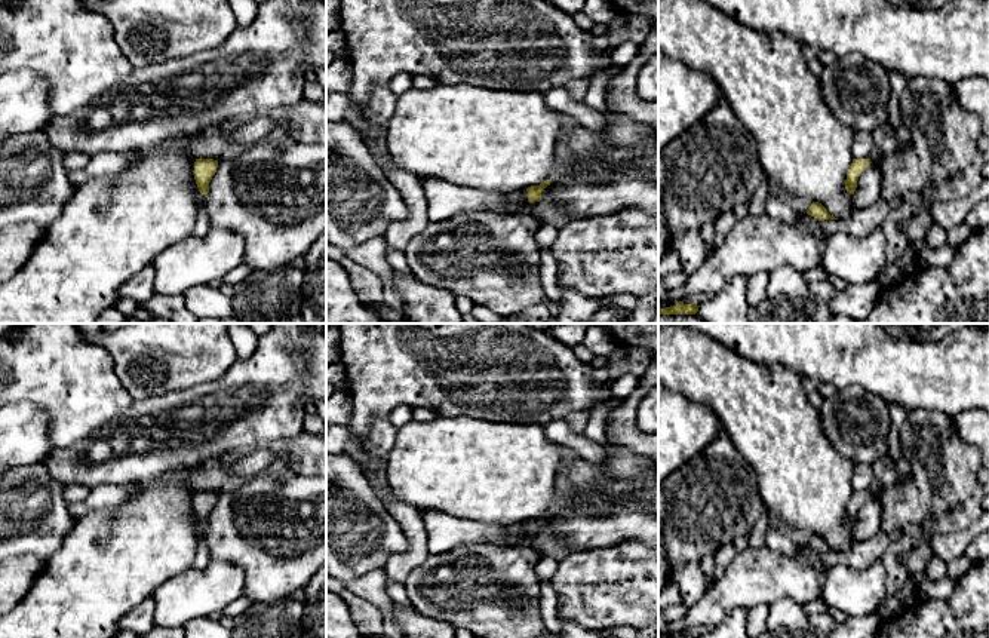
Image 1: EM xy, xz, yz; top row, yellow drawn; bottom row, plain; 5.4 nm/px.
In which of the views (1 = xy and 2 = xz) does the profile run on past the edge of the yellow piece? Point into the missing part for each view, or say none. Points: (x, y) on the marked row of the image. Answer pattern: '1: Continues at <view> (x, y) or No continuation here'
1: No continuation here
2: No continuation here

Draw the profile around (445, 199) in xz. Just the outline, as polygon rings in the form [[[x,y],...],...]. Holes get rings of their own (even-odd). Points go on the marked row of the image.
[[[434,178],[423,182],[423,191],[427,217],[433,223],[446,221],[460,212],[503,212],[509,206],[529,203],[526,188],[512,193],[480,191]]]

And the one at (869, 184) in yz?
[[[870,163],[859,177],[854,191],[856,208],[867,208],[881,199],[882,171],[879,165]]]

